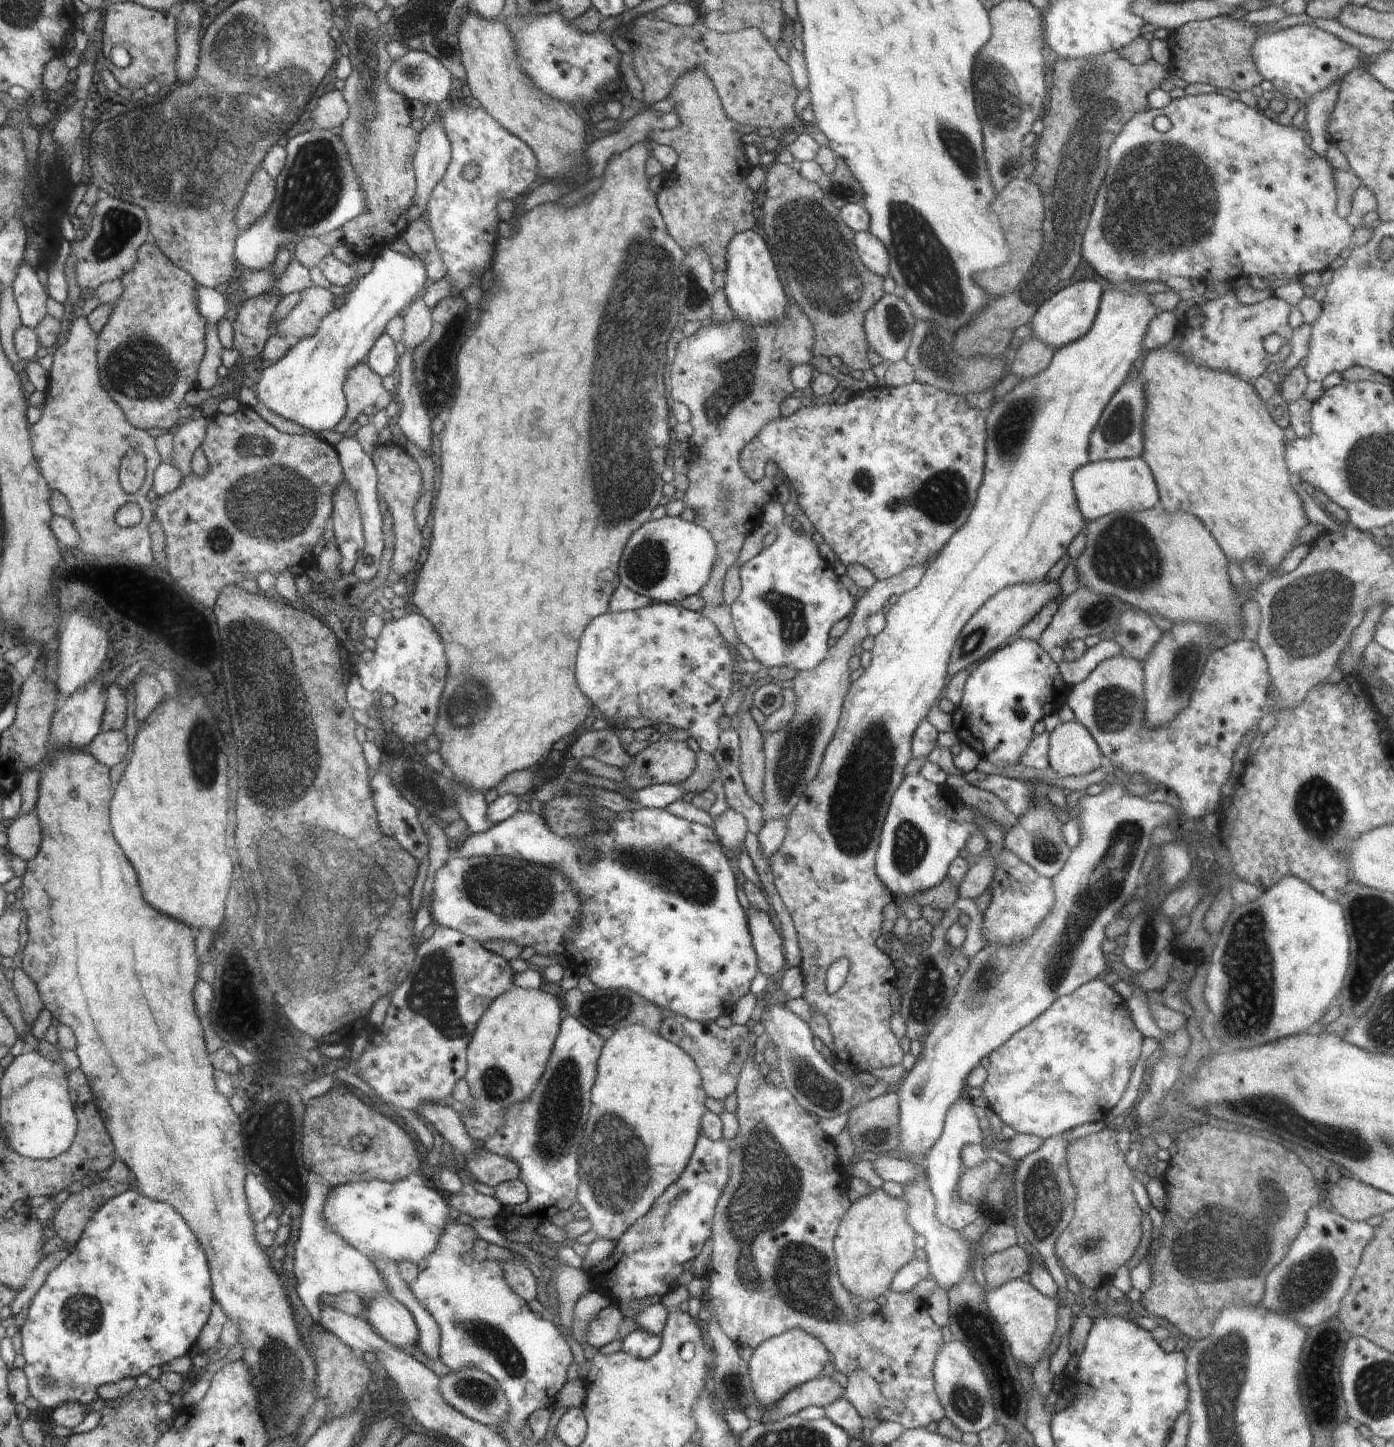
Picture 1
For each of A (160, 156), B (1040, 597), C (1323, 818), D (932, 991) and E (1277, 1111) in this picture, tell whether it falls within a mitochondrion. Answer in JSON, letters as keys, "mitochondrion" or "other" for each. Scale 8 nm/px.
{"A":"mitochondrion","B":"other","C":"mitochondrion","D":"mitochondrion","E":"mitochondrion"}

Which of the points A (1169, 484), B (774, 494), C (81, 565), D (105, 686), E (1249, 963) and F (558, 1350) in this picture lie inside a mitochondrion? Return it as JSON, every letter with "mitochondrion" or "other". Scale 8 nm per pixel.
{"A":"other","B":"other","C":"other","D":"other","E":"mitochondrion","F":"other"}

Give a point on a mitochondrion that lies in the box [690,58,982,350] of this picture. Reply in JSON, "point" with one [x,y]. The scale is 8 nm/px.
{"point":[817,263]}

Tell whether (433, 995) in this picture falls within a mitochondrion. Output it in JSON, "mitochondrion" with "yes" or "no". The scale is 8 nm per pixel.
{"mitochondrion":"yes"}

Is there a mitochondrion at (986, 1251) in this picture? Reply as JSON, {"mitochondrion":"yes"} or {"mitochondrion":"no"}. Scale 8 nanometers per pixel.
{"mitochondrion":"no"}

